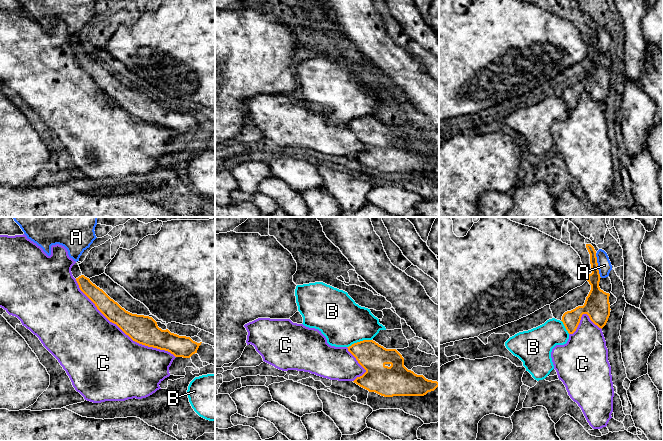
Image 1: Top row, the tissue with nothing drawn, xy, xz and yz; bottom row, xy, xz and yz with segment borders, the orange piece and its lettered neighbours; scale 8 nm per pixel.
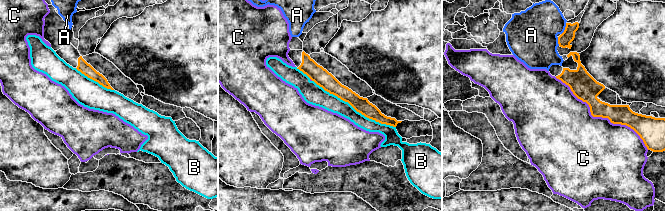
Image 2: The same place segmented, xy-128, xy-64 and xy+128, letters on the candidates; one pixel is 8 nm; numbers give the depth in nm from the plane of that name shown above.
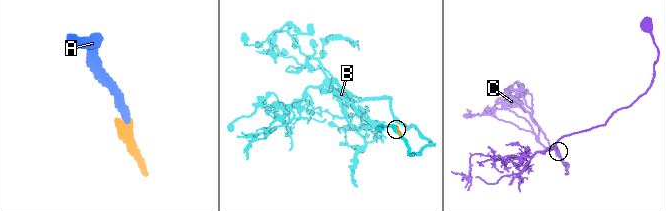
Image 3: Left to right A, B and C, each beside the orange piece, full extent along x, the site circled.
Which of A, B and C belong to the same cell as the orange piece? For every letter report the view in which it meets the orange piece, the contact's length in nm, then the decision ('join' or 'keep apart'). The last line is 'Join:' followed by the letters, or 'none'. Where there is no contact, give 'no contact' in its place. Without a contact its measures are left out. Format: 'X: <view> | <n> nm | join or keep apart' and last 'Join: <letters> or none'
A: yz | 200 nm | join
B: xz | 220 nm | keep apart
C: xy | 1000 nm | keep apart
Join: A

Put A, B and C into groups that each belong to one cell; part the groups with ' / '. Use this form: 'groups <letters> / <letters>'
groups A / B / C

